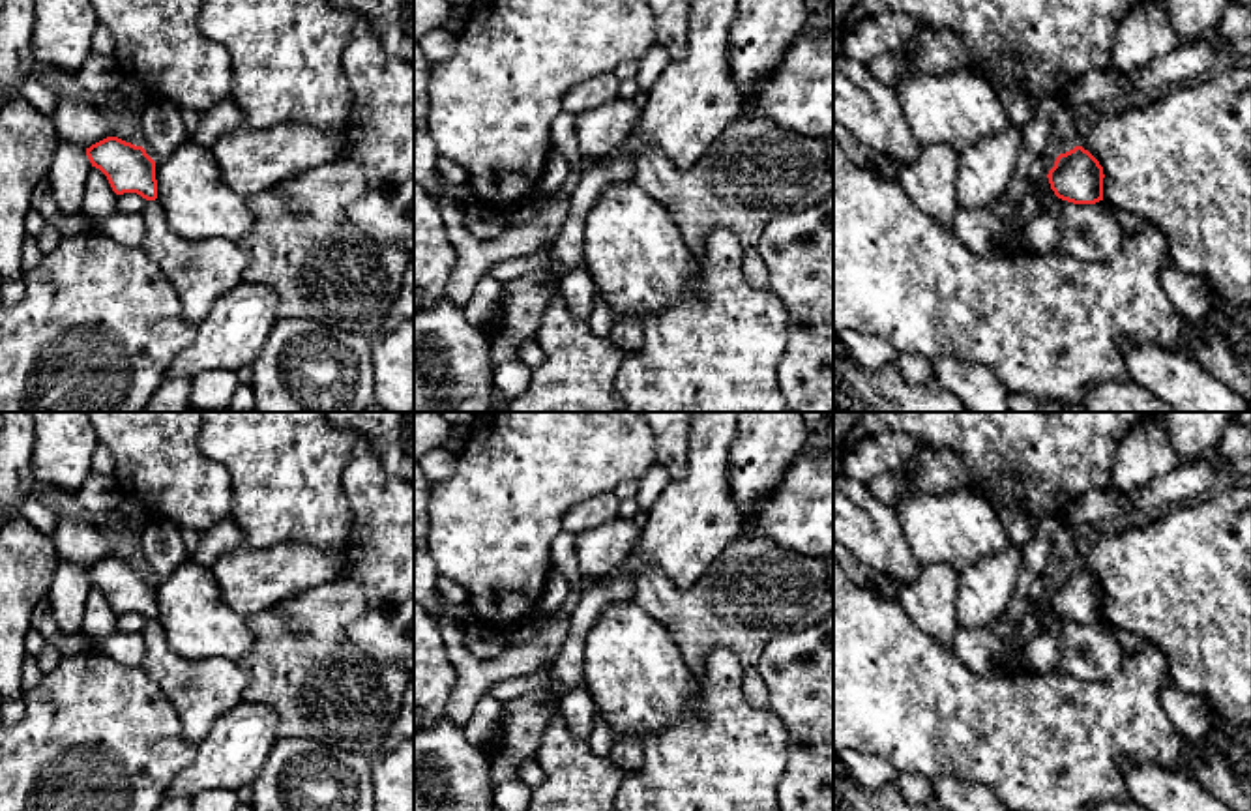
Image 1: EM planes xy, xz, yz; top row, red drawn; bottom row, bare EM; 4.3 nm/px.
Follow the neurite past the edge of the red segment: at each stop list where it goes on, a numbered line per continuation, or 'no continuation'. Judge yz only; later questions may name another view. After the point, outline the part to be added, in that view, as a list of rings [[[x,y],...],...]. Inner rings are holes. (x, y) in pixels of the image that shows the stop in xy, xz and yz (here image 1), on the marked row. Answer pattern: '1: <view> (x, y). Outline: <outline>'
no continuation

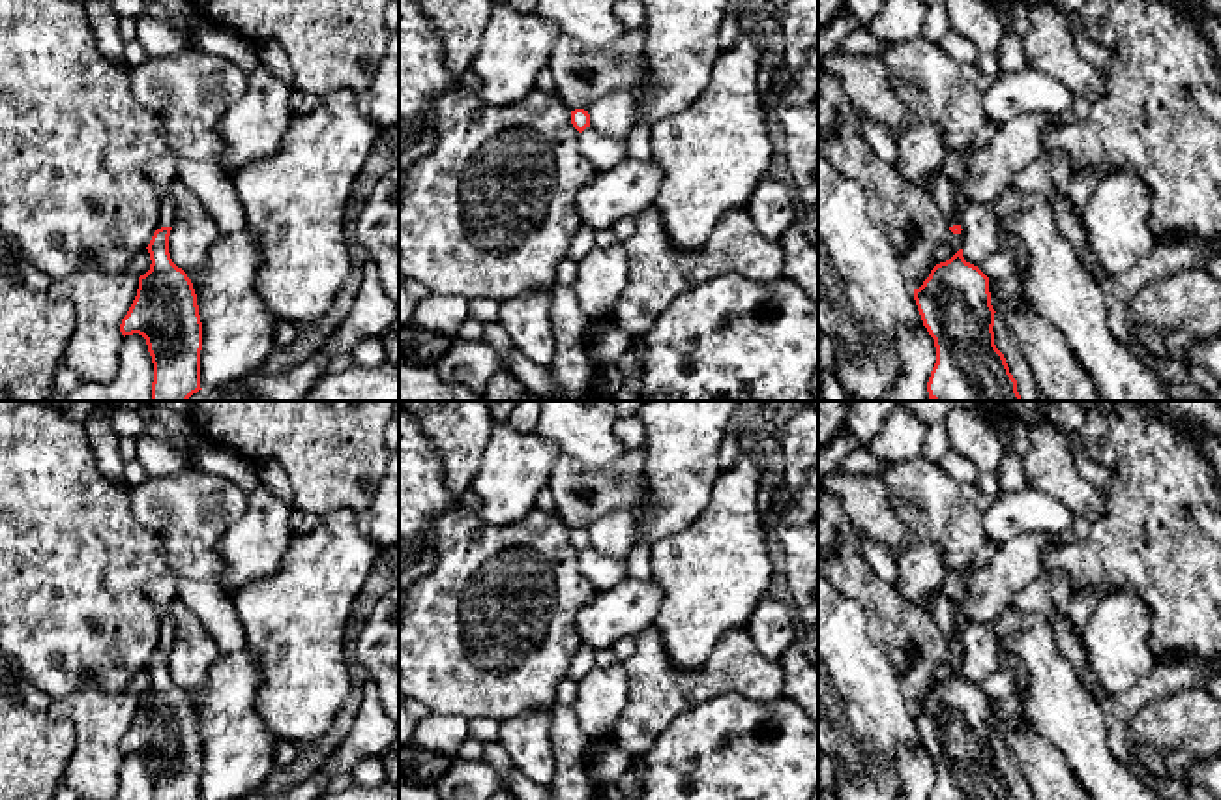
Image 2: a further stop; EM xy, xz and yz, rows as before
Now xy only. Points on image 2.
1: xy (167, 210). Outline: [[[178,178],[172,180],[172,184],[169,185],[165,197],[161,199],[157,229],[161,229],[161,227],[172,227],[172,225],[174,225],[174,219],[176,219],[176,200],[174,200],[174,195],[172,195],[172,185],[174,185],[176,182],[178,182]]]

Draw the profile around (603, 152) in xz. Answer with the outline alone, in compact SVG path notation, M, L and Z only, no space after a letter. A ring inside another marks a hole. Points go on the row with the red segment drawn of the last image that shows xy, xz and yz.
M586 127L579 133L579 152L596 167L596 170L612 169L627 157L625 141L603 135L594 127Z

